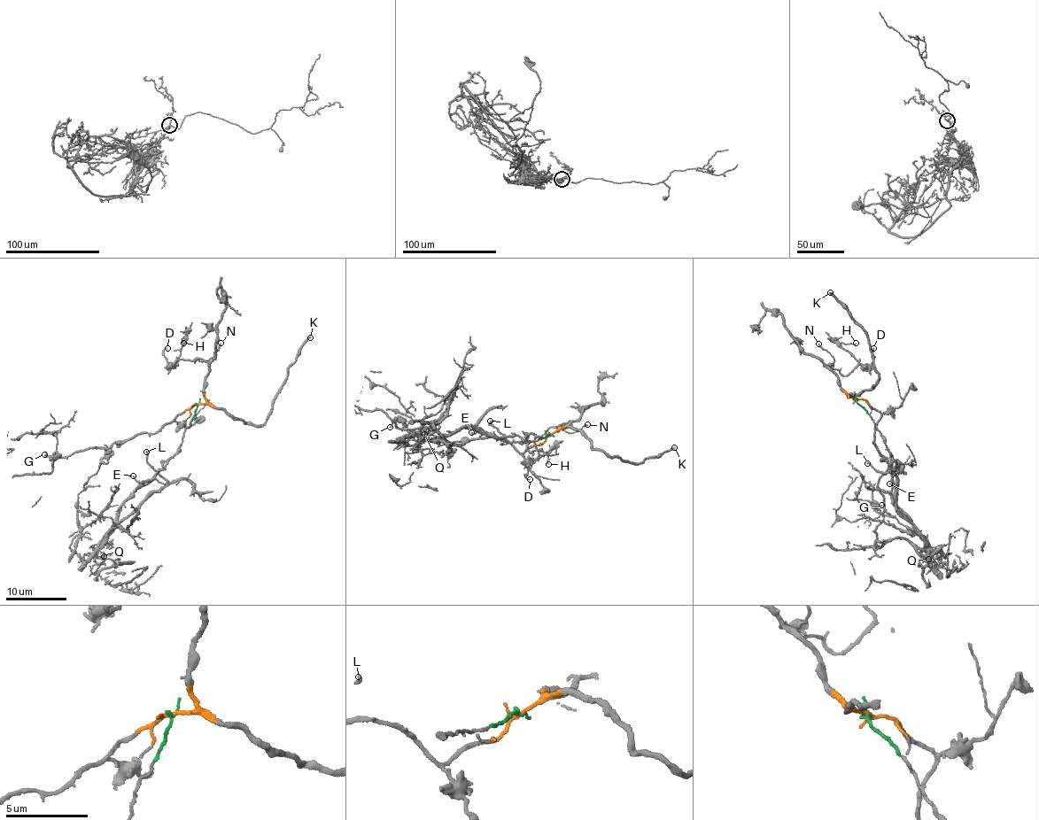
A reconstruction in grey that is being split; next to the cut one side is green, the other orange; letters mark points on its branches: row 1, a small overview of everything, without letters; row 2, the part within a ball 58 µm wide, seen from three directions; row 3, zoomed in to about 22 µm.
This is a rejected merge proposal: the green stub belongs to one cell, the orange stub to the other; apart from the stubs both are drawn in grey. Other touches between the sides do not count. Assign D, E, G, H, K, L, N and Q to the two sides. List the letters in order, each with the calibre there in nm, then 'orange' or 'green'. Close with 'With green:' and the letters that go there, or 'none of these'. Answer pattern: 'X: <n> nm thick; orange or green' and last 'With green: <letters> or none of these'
D: 130 nm thick; orange
E: 140 nm thick; green
G: 170 nm thick; orange
H: 100 nm thick; orange
K: 280 nm thick; orange
L: 180 nm thick; green
N: 140 nm thick; orange
Q: 140 nm thick; green
With green: E, L, Q

